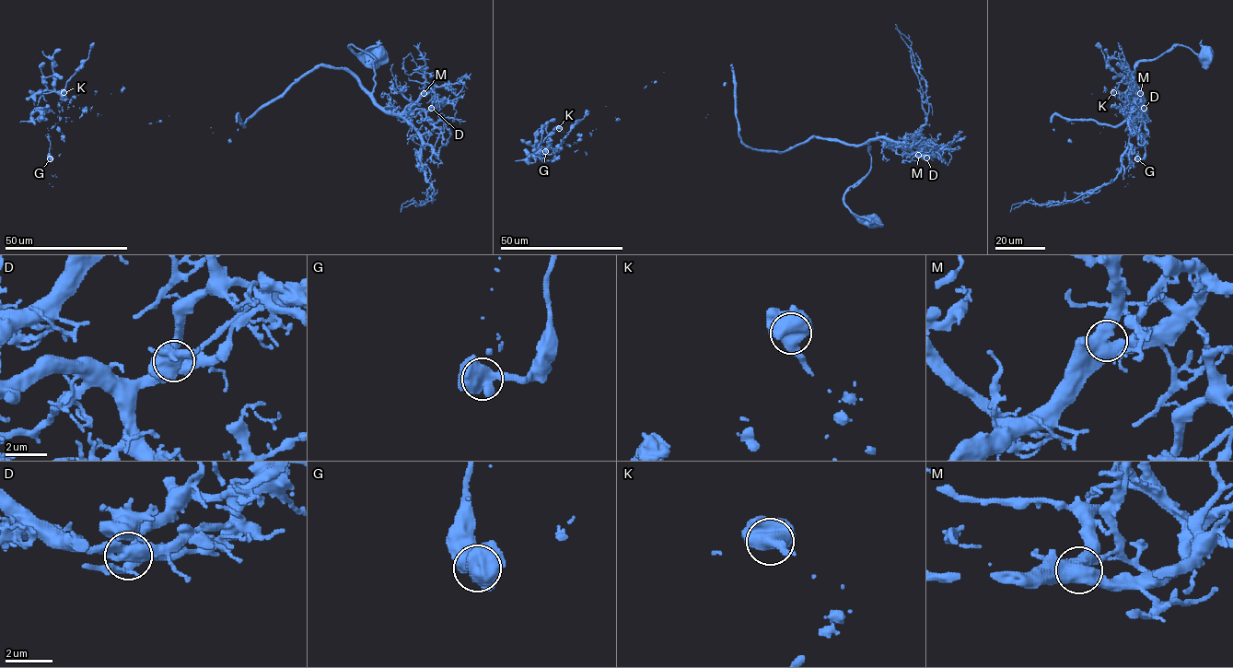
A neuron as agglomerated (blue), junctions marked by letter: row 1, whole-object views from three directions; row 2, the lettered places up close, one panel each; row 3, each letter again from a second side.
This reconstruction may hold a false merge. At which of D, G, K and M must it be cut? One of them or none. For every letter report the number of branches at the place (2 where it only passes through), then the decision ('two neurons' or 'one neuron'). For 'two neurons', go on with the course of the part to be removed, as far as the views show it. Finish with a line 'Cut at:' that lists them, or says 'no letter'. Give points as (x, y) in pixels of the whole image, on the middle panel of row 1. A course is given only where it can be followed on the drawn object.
D: 3 branches meet; one neuron
G: 3 branches meet; one neuron
K: 3 branches meet; one neuron
M: 3 branches meet; one neuron
Cut at: no letter

